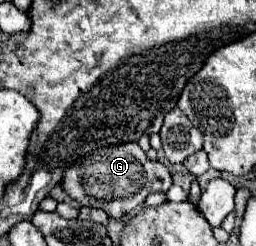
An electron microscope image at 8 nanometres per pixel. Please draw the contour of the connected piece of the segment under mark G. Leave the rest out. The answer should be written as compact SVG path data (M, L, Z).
M137 142L115 144L95 150L79 164L71 166L65 172L63 188L83 206L101 208L109 214L109 218L121 218L141 206L149 194L167 192L173 184L171 172L161 162L151 162Z

